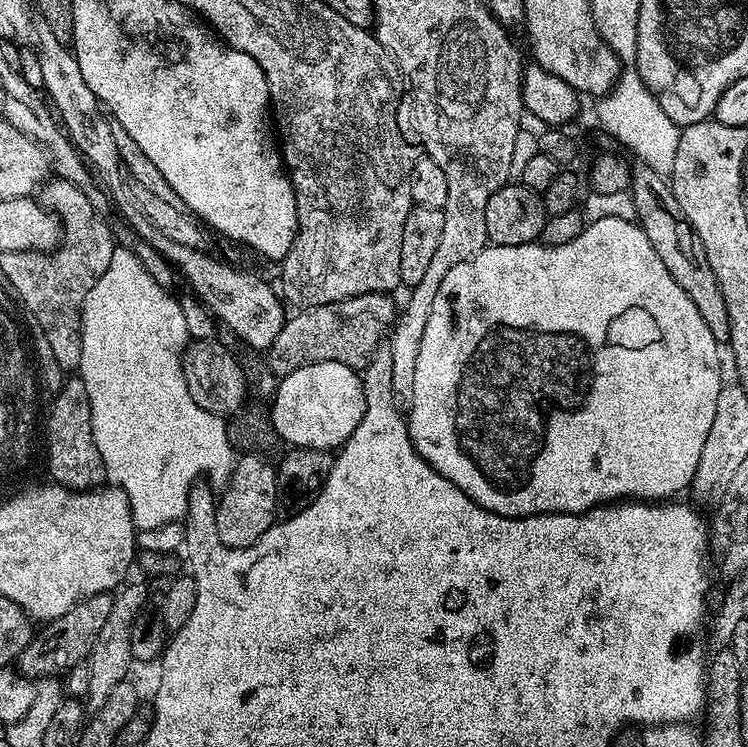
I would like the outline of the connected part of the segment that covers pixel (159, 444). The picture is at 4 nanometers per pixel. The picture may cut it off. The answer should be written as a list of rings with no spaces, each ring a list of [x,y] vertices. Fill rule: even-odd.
[[[120,246],[117,247],[116,252],[110,258],[110,266],[106,270],[106,274],[102,274],[102,278],[98,278],[98,282],[90,290],[88,297],[84,299],[84,308],[80,311],[82,338],[86,338],[86,350],[81,350],[81,372],[86,377],[86,394],[90,394],[94,442],[98,446],[98,454],[102,454],[105,477],[126,494],[126,498],[130,502],[132,521],[139,530],[154,530],[155,527],[183,521],[188,514],[188,492],[192,489],[193,484],[201,478],[207,478],[213,485],[227,485],[228,477],[231,476],[232,469],[238,459],[234,446],[228,437],[225,417],[215,416],[206,410],[202,410],[202,406],[198,406],[198,402],[194,402],[194,398],[186,386],[183,355],[184,349],[189,347],[190,337],[186,330],[186,318],[182,318],[180,301],[175,295],[172,297],[170,293],[172,292],[167,287],[159,285],[147,273],[145,266],[132,250]]]

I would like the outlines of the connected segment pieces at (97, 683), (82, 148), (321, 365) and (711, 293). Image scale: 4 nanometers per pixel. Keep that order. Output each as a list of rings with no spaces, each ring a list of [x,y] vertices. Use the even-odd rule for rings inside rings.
[[[129,583],[119,589],[118,595],[112,601],[110,618],[106,618],[106,623],[102,625],[102,631],[98,633],[98,642],[94,642],[92,653],[88,655],[86,669],[88,668],[88,693],[86,704],[89,709],[95,710],[110,698],[110,690],[114,686],[125,683],[129,679],[128,671],[134,667],[131,656],[131,632],[134,629],[135,621],[140,616],[140,611],[144,608],[144,603],[148,600],[148,592],[140,584]]]
[[[37,19],[34,24],[34,47],[39,52],[42,62],[43,91],[51,107],[58,113],[59,123],[75,144],[77,151],[90,165],[99,183],[105,184],[103,187],[111,203],[116,203],[117,210],[124,215],[124,220],[128,223],[127,227],[139,239],[160,252],[181,277],[184,275],[188,279],[189,286],[193,288],[189,289],[196,299],[208,307],[208,311],[223,327],[225,324],[238,339],[245,340],[250,347],[267,350],[274,342],[274,338],[278,338],[278,330],[282,330],[286,319],[286,311],[284,312],[286,304],[278,295],[277,289],[275,287],[272,289],[266,281],[259,280],[248,272],[239,272],[238,269],[207,256],[207,251],[182,246],[181,243],[172,242],[166,234],[162,234],[162,230],[158,230],[154,222],[146,218],[139,202],[136,201],[133,185],[118,154],[118,146],[114,146],[113,125],[102,111],[102,105],[96,99],[94,90],[86,86],[86,78],[82,78],[82,70],[78,66],[75,51],[69,45],[58,42],[58,38],[50,34],[50,26],[46,26],[46,22],[41,19]]]
[[[318,362],[310,366],[302,366],[279,381],[271,401],[270,415],[272,424],[278,434],[289,445],[297,448],[339,449],[354,434],[358,422],[362,422],[362,414],[368,405],[364,396],[364,382],[361,373],[350,366],[342,366],[342,362]]]
[[[637,163],[632,168],[631,196],[636,207],[635,219],[646,238],[650,238],[650,246],[654,246],[658,258],[662,258],[666,270],[670,270],[670,278],[686,290],[690,302],[694,302],[698,314],[702,314],[702,322],[706,322],[710,334],[714,334],[716,343],[727,345],[730,318],[726,314],[726,298],[722,298],[718,278],[714,278],[714,270],[710,270],[710,262],[706,262],[706,250],[702,250],[698,234],[690,226],[686,214],[682,214],[682,206],[678,206],[678,198],[674,198],[669,181],[646,165]]]

